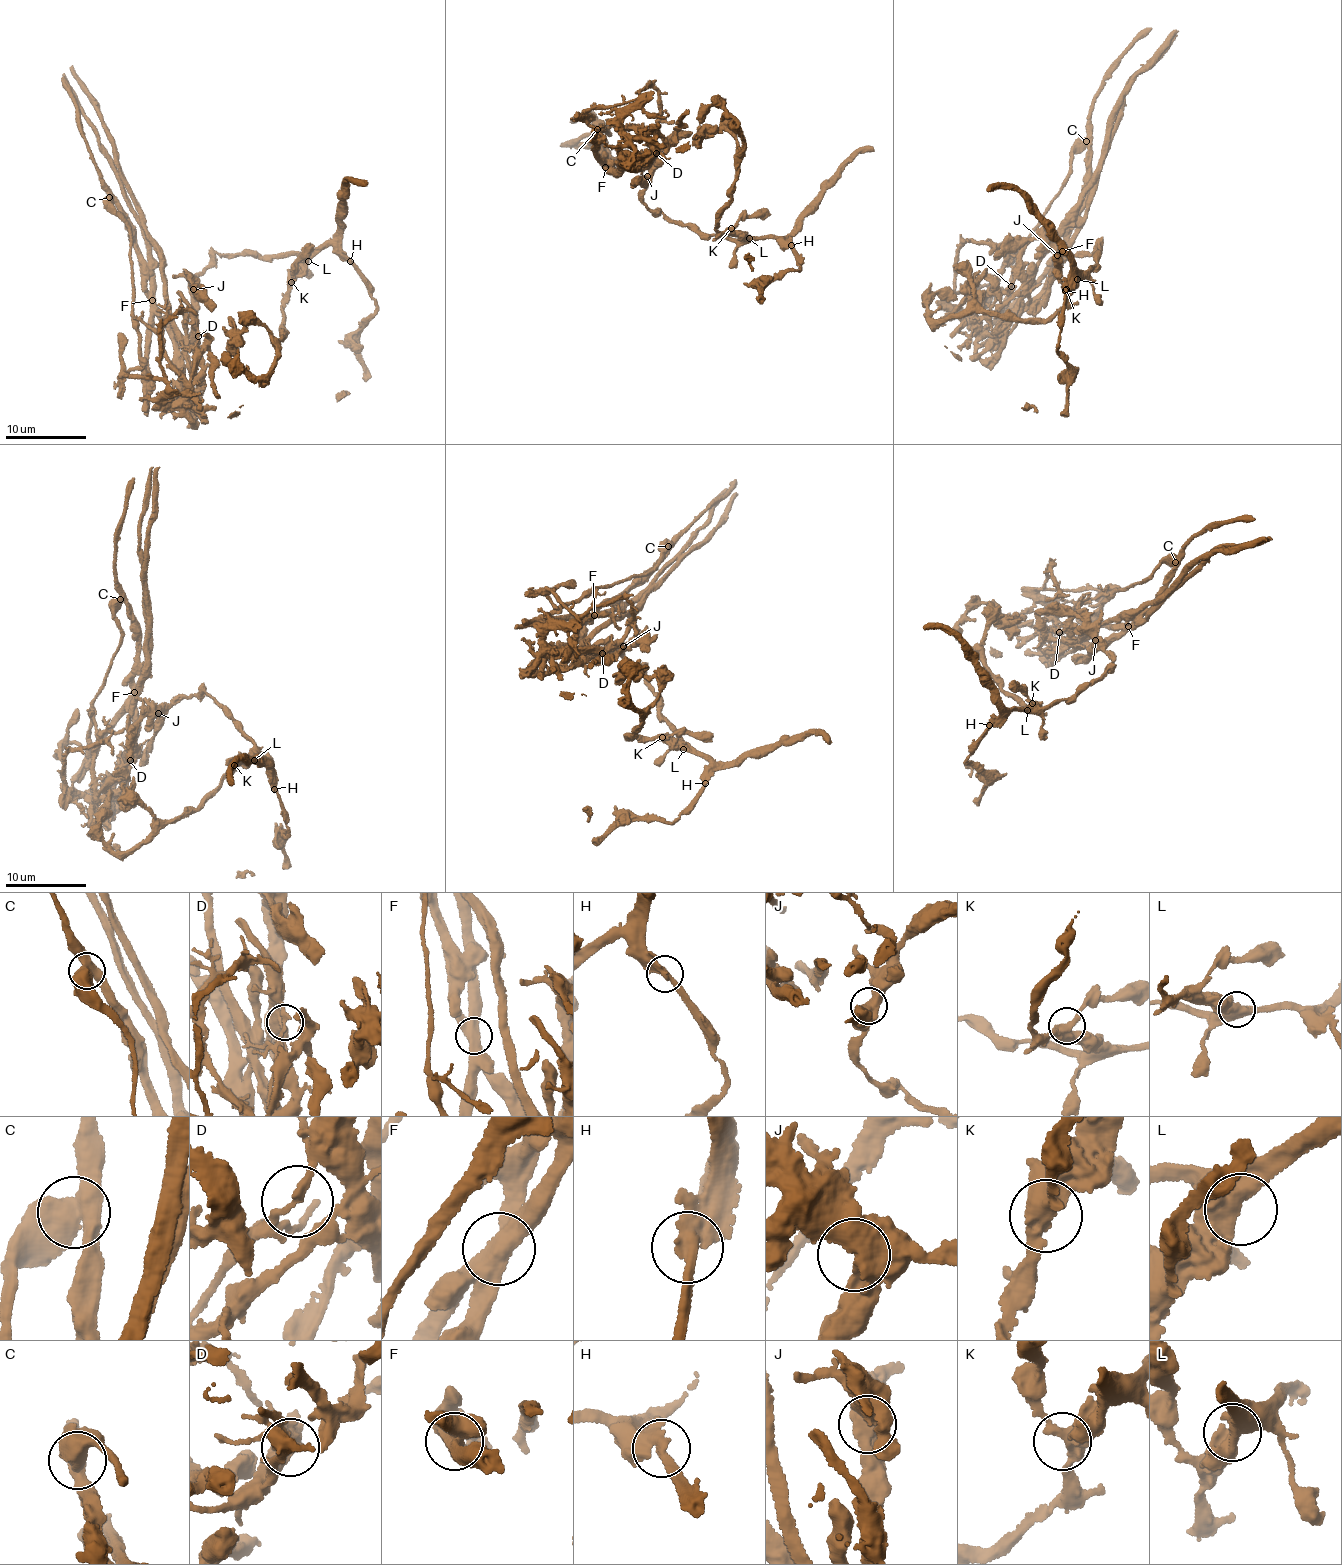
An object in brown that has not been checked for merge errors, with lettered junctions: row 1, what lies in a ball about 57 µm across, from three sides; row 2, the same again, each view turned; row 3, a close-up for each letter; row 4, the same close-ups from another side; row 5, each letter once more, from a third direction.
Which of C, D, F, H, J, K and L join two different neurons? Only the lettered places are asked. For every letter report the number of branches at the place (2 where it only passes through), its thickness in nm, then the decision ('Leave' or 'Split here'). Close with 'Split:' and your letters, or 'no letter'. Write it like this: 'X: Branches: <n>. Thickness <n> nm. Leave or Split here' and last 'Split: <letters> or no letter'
C: Branches: 3. Thickness 550 nm. Split here
D: Branches: 2. Thickness 190 nm. Split here
F: Branches: 3. Thickness 440 nm. Split here
H: Branches: 2. Thickness 340 nm. Leave
J: Branches: 3. Thickness 650 nm. Leave
K: Branches: 3. Thickness 440 nm. Leave
L: Branches: 3. Thickness 480 nm. Leave
Split: C, D, F

